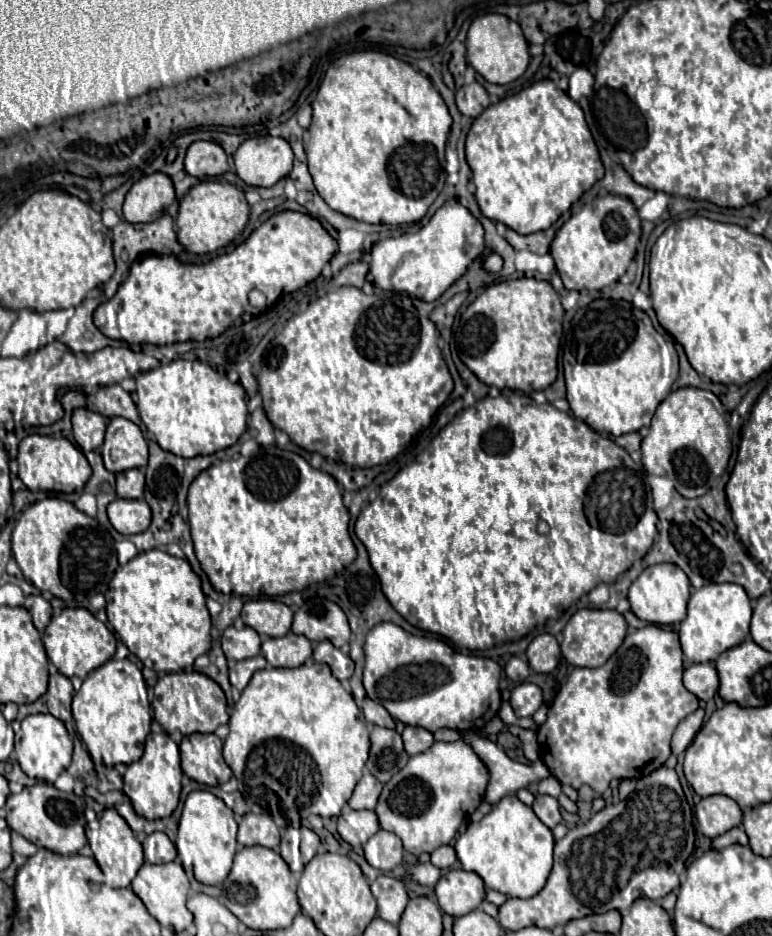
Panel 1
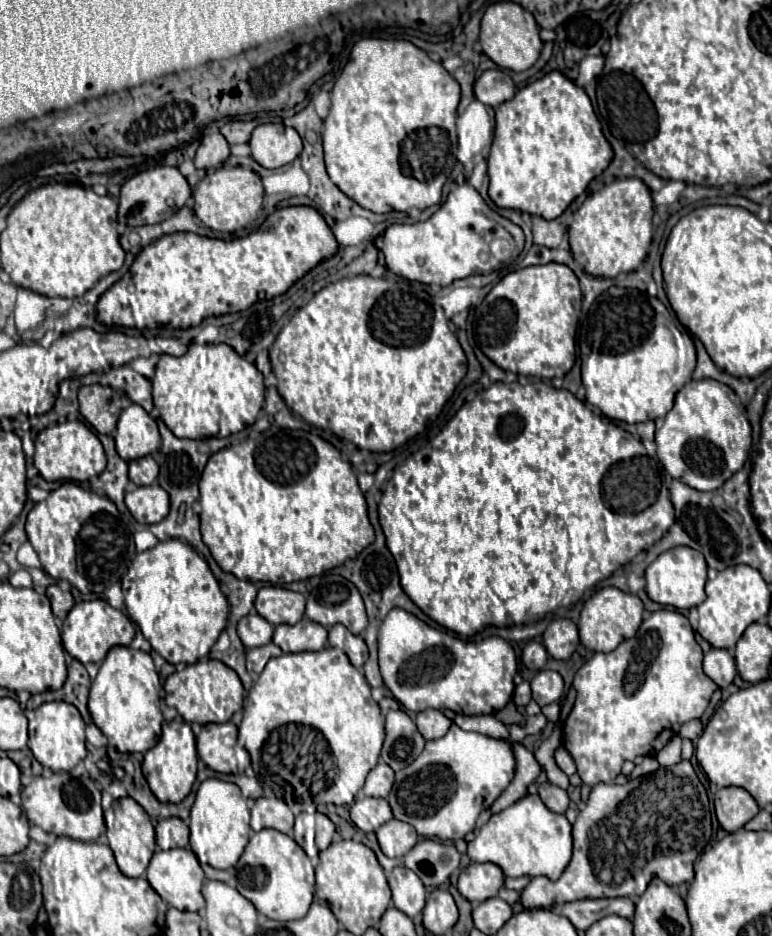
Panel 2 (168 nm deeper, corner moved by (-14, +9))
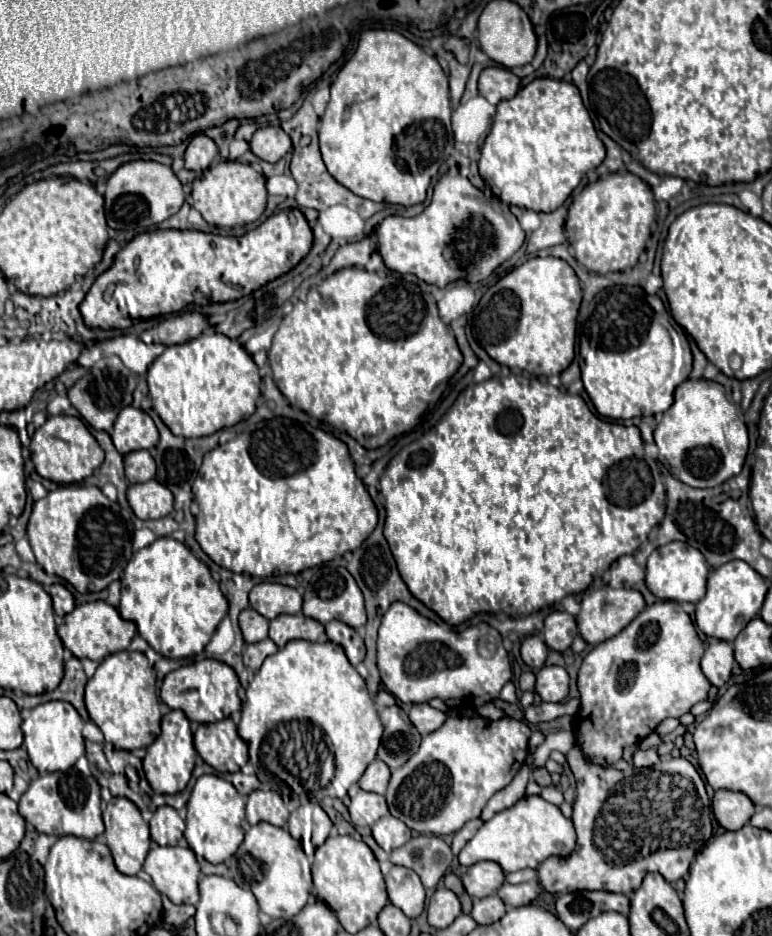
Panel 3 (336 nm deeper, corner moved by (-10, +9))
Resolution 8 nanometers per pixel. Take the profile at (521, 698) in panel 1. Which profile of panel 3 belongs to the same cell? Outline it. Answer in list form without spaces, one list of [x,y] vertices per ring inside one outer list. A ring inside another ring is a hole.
[[[544,666],[536,674],[536,692],[546,702],[562,702],[568,696],[570,676],[562,666]]]

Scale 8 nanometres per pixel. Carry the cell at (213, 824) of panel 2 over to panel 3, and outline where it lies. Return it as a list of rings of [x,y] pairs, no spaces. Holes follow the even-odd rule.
[[[214,774],[200,776],[196,780],[186,808],[188,816],[184,838],[200,858],[206,858],[212,864],[220,864],[238,850],[238,844],[242,844],[244,836],[244,798],[236,792],[236,788],[230,782]]]

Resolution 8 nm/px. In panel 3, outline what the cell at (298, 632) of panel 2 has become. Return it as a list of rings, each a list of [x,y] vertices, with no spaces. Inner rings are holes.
[[[280,614],[270,620],[270,638],[278,648],[284,648],[290,640],[316,642],[322,634],[324,626],[304,614]]]

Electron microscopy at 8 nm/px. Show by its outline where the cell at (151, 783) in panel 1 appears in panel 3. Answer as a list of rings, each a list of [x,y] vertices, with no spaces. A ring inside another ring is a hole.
[[[170,710],[162,718],[160,736],[146,748],[146,756],[144,756],[144,772],[146,772],[146,778],[152,786],[152,790],[156,794],[182,792],[192,776],[194,762],[196,762],[196,750],[194,750],[190,722],[182,710]]]

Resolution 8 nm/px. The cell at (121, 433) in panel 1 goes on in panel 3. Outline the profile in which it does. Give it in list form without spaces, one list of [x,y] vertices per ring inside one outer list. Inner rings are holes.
[[[124,408],[114,422],[112,430],[114,446],[120,454],[130,454],[134,450],[148,450],[158,442],[158,430],[154,420],[140,408]]]

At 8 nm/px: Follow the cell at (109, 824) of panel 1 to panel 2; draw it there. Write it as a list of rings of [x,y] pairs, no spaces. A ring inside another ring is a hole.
[[[120,798],[120,800],[112,802],[112,808],[110,808],[110,812],[104,814],[104,818],[106,818],[106,826],[108,826],[106,836],[110,840],[110,848],[116,856],[120,872],[124,876],[132,876],[132,878],[142,876],[148,868],[148,862],[150,862],[154,850],[156,850],[154,828],[152,828],[148,814],[132,798]]]

